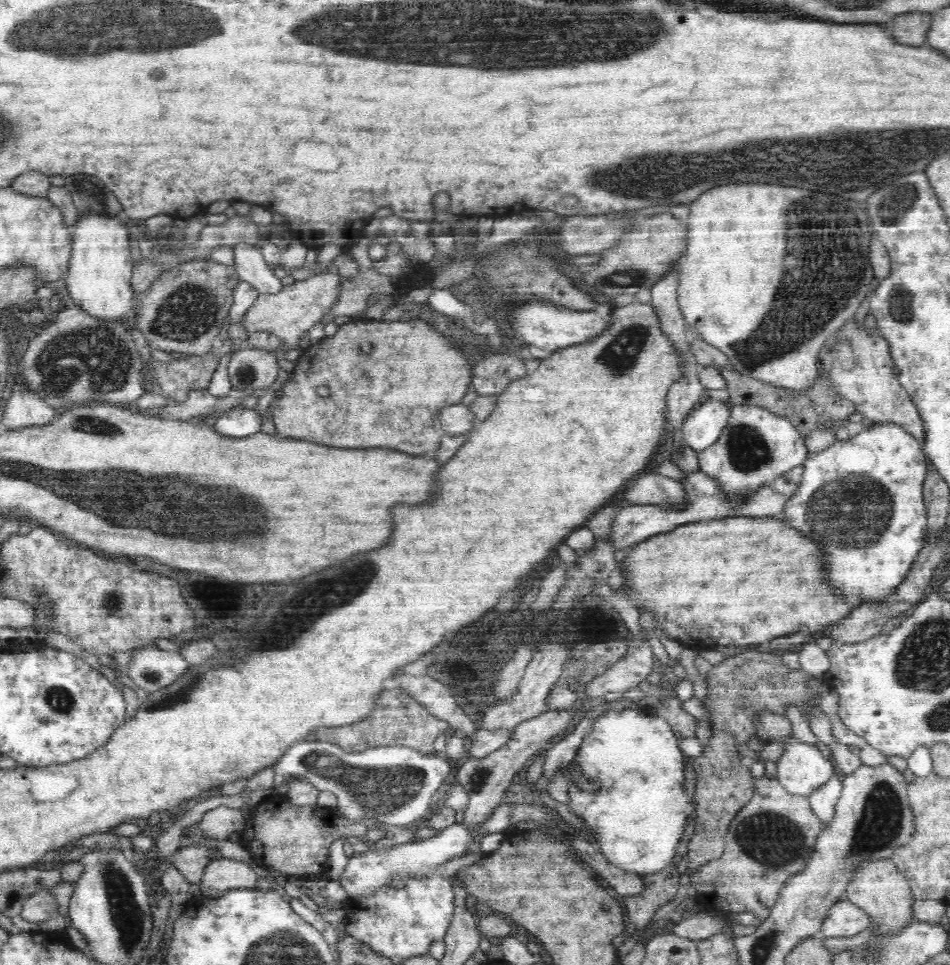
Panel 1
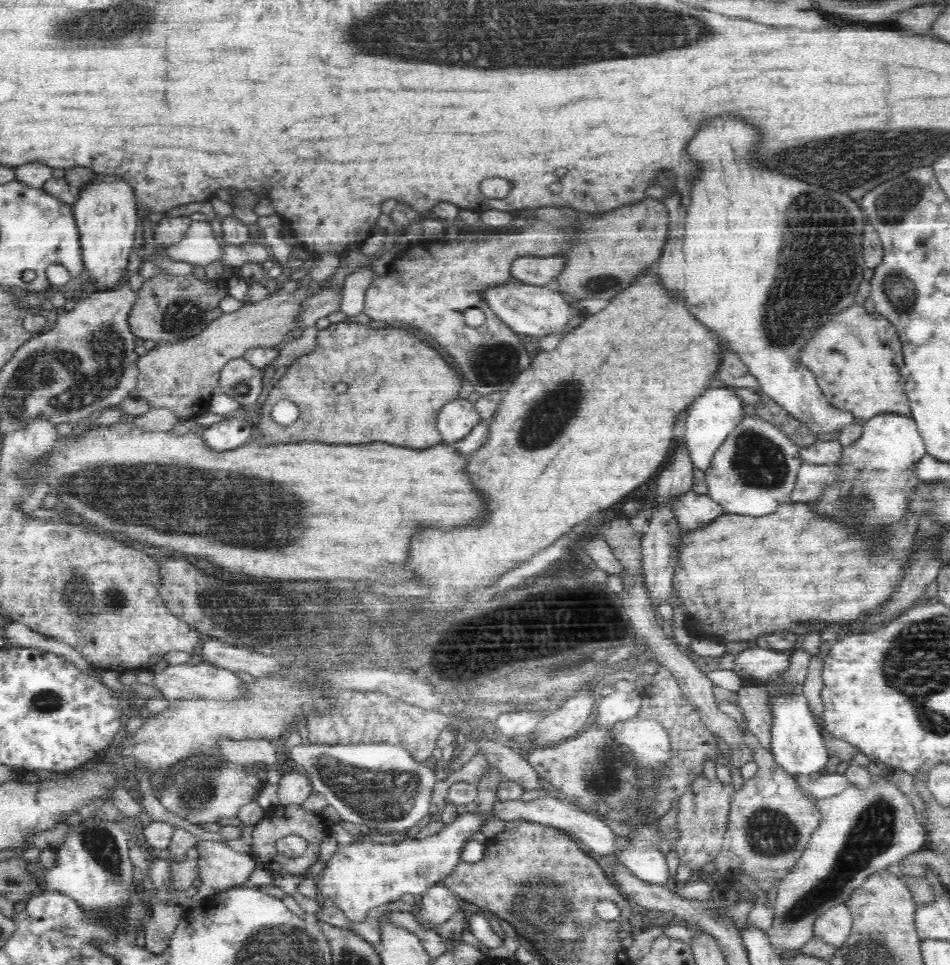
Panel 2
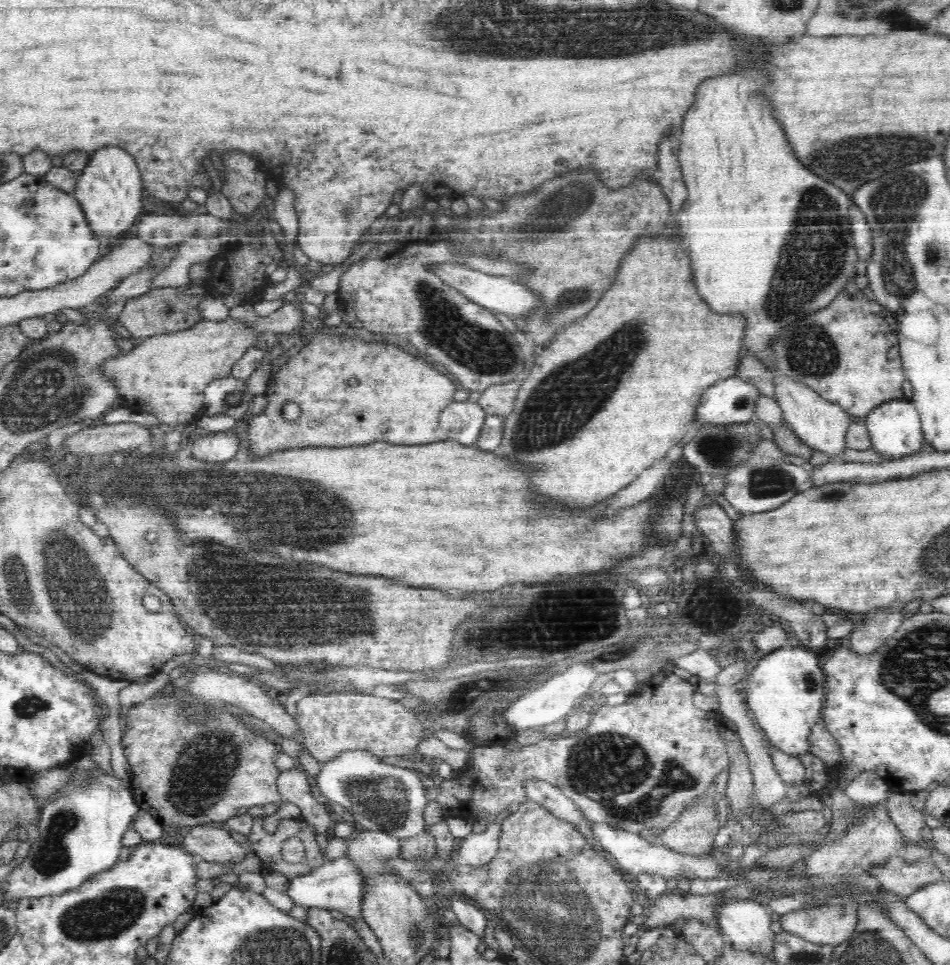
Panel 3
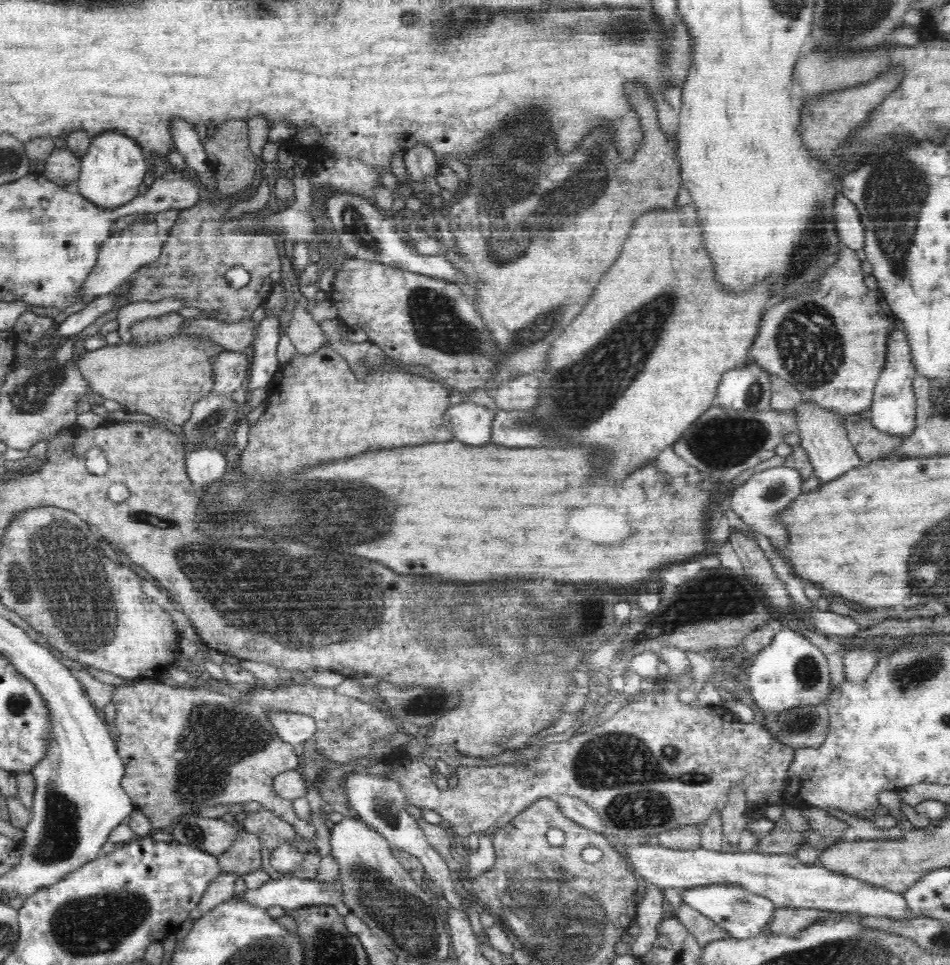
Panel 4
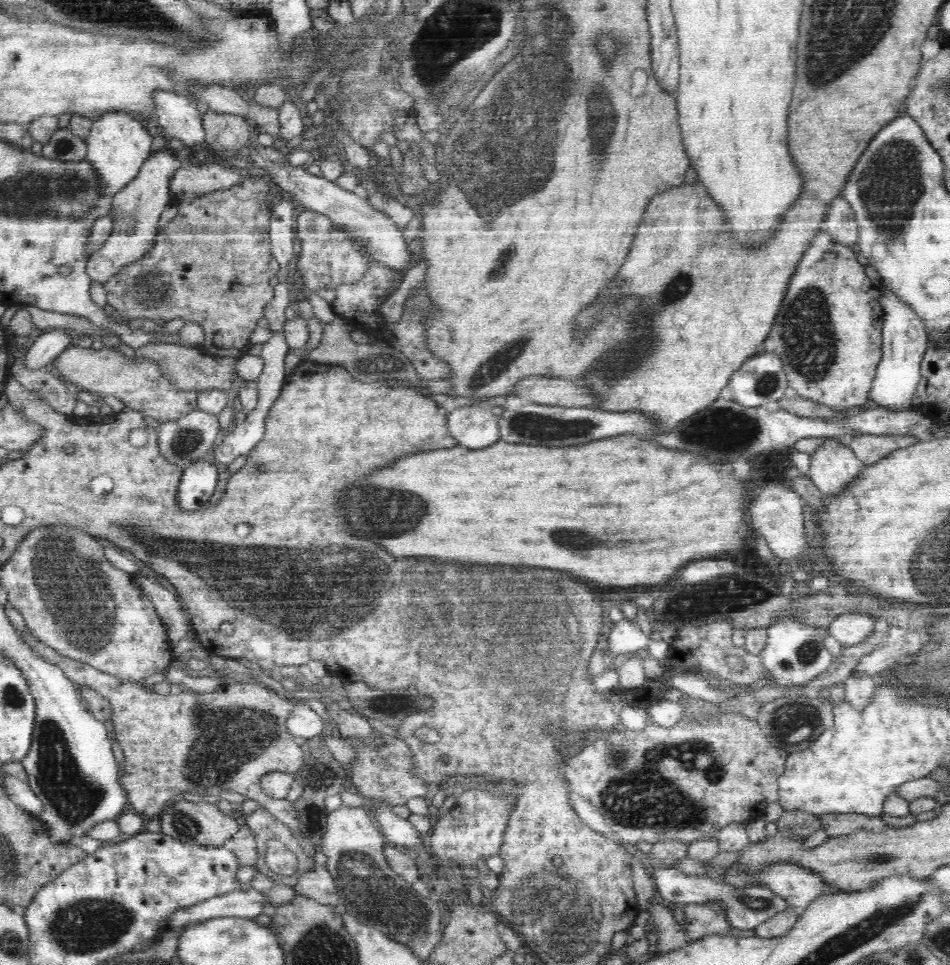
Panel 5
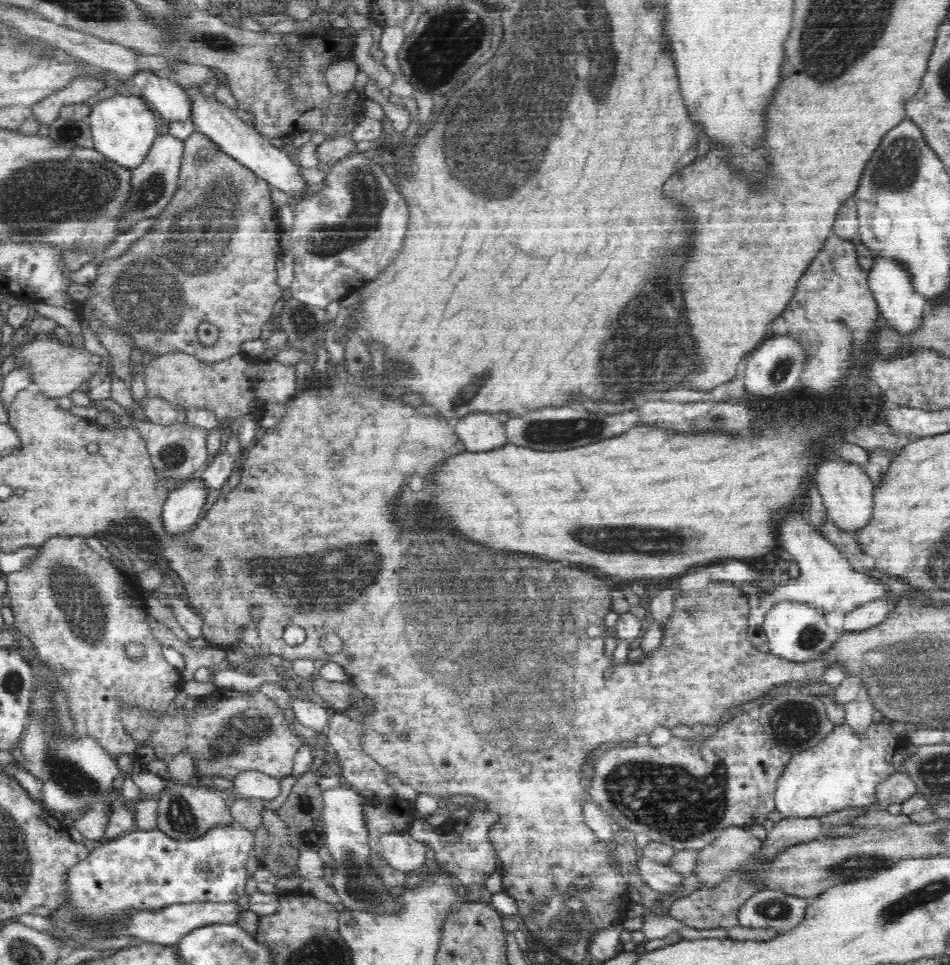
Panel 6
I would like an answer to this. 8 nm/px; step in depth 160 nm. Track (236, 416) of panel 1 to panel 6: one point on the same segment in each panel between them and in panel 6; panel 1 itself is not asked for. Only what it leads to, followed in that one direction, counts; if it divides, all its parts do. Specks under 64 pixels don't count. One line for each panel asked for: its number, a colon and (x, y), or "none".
2: (225, 435)
3: (215, 447)
4: (204, 465)
5: (197, 483)
6: (182, 508)

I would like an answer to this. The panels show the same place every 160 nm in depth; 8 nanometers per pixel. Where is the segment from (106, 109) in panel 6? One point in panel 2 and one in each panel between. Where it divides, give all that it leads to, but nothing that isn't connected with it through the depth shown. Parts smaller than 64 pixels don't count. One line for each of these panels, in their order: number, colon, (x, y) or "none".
2: (106, 214)
3: (109, 189)
4: (112, 169)
5: (118, 145)

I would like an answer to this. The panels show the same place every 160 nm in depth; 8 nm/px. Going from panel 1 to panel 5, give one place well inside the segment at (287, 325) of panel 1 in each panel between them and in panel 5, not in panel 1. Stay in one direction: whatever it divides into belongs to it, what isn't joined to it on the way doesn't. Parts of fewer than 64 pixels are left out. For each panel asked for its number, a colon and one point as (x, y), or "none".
2: (182, 377)
3: (166, 375)
4: (164, 380)
5: (143, 387)

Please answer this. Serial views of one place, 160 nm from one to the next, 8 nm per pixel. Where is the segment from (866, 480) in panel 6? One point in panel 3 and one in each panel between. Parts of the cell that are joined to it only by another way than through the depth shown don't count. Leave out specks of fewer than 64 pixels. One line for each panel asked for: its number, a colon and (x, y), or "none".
3: (753, 210)
4: (823, 434)
5: (834, 466)

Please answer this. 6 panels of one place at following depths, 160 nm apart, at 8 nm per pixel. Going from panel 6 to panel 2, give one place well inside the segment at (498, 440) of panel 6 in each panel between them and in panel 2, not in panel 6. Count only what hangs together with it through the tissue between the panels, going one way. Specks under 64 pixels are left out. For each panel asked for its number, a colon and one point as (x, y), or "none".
2: (456, 419)
3: (463, 421)
4: (470, 423)
5: (474, 427)

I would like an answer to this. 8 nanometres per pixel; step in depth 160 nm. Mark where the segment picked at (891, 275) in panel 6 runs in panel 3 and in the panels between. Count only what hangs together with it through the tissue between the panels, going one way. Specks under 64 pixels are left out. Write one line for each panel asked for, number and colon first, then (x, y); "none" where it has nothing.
3: (894, 427)
4: (893, 411)
5: (905, 342)

